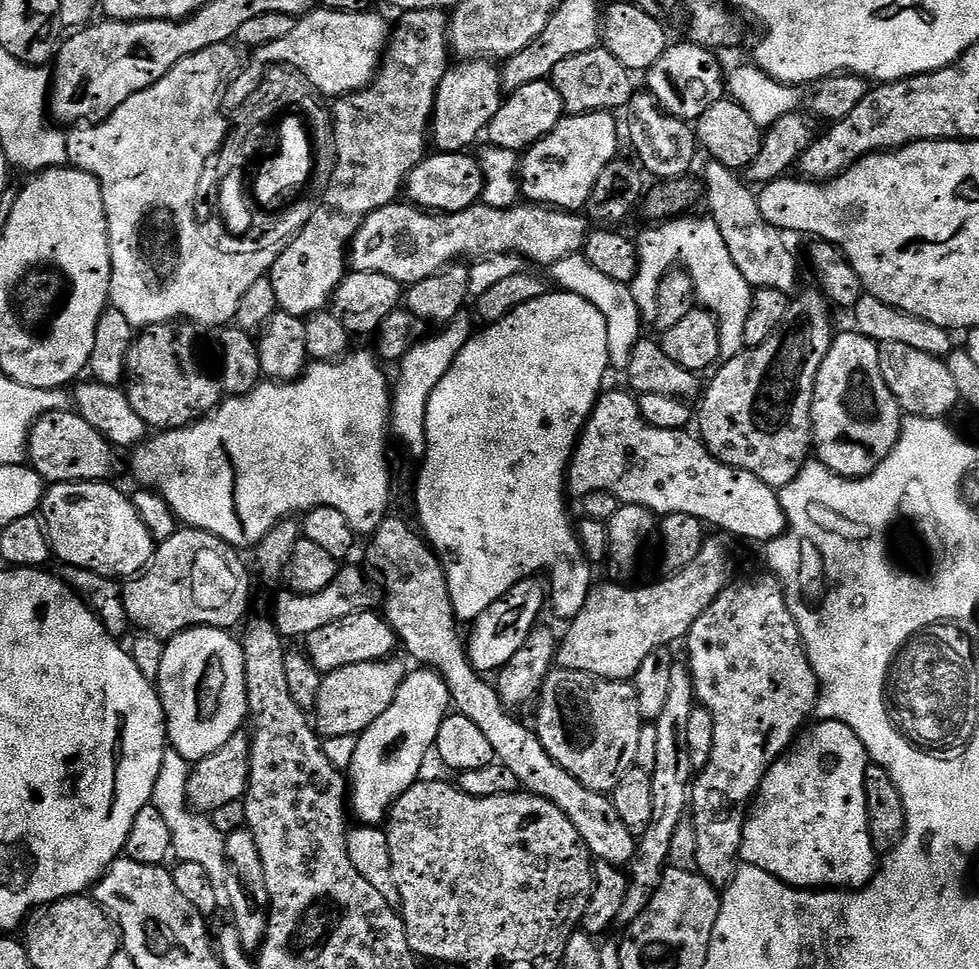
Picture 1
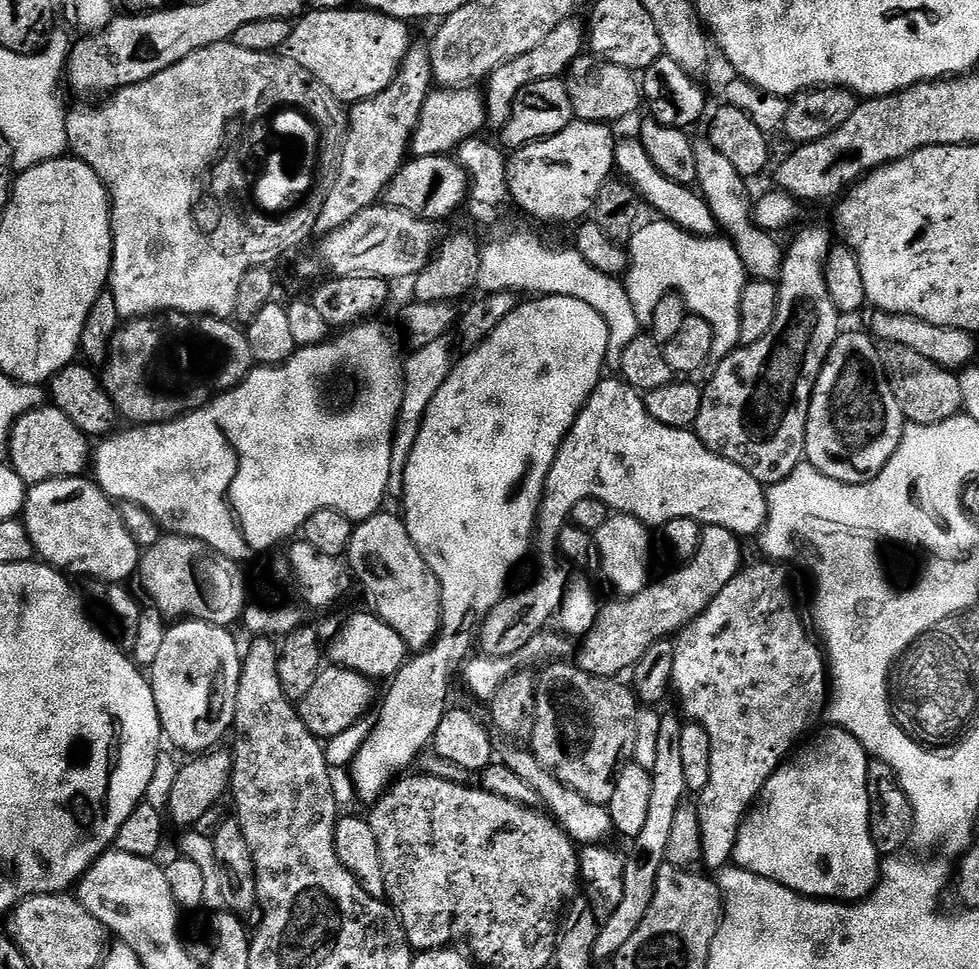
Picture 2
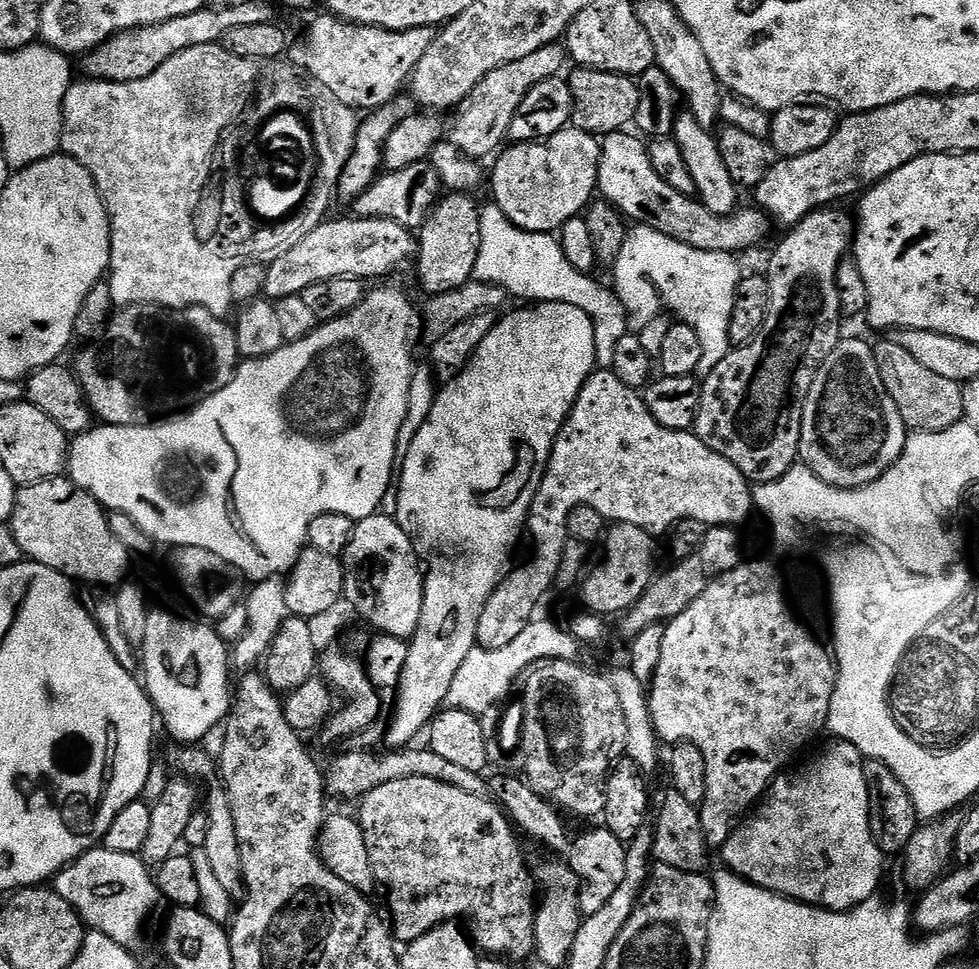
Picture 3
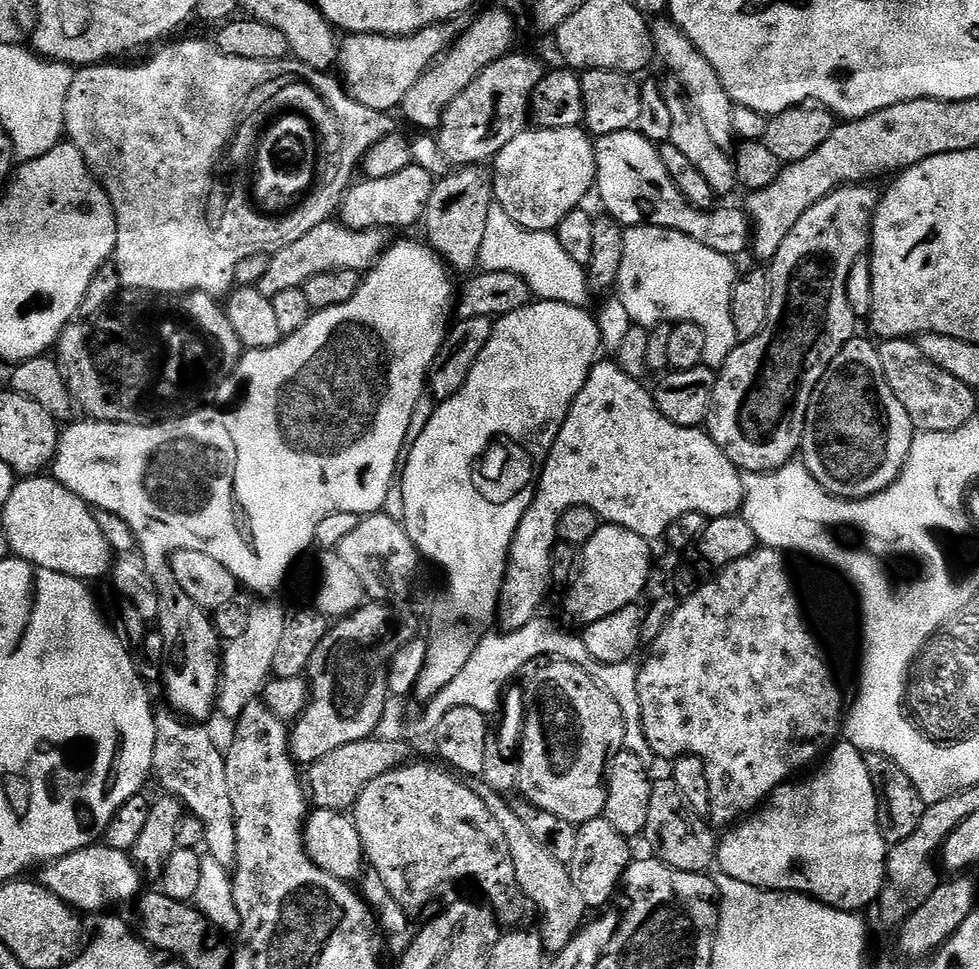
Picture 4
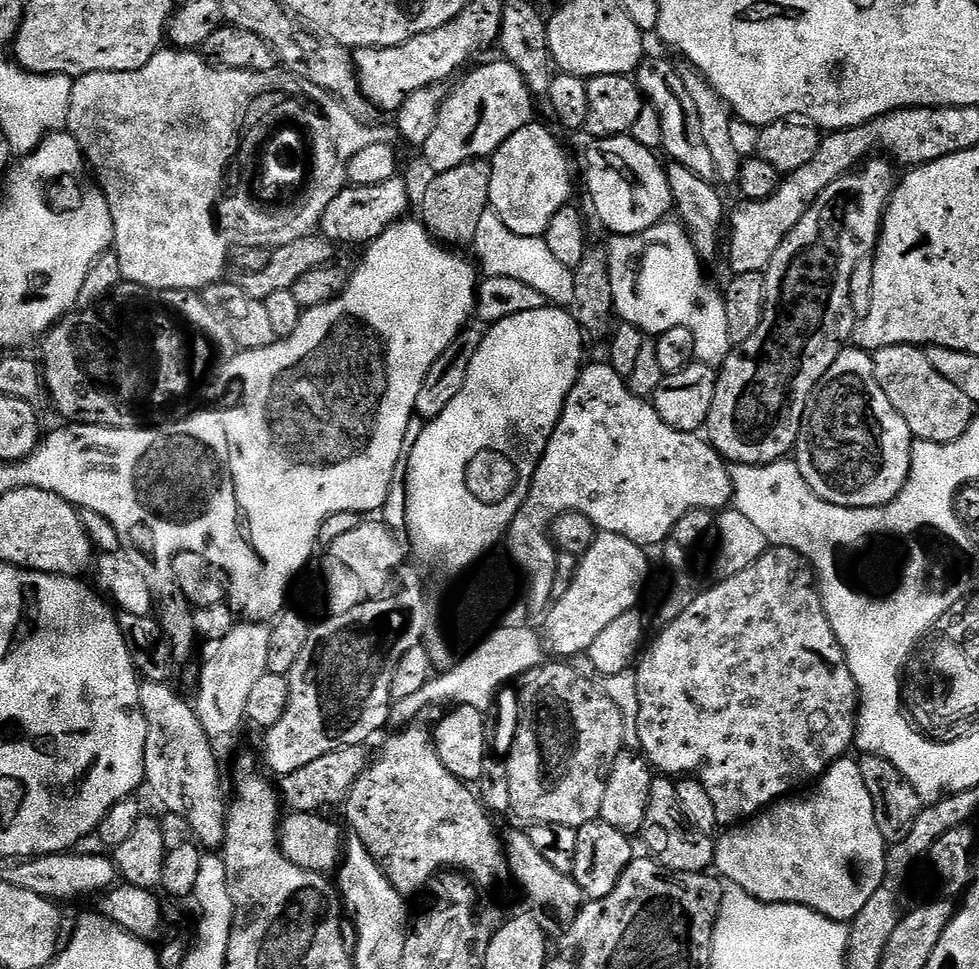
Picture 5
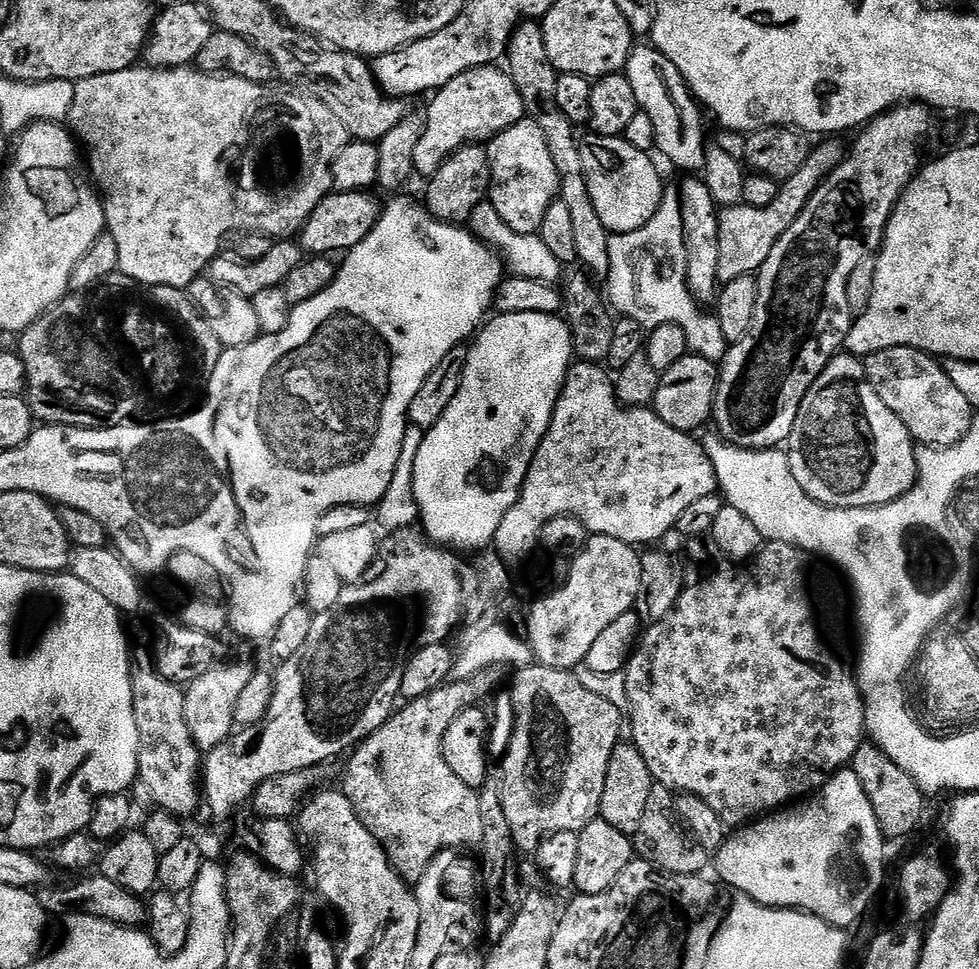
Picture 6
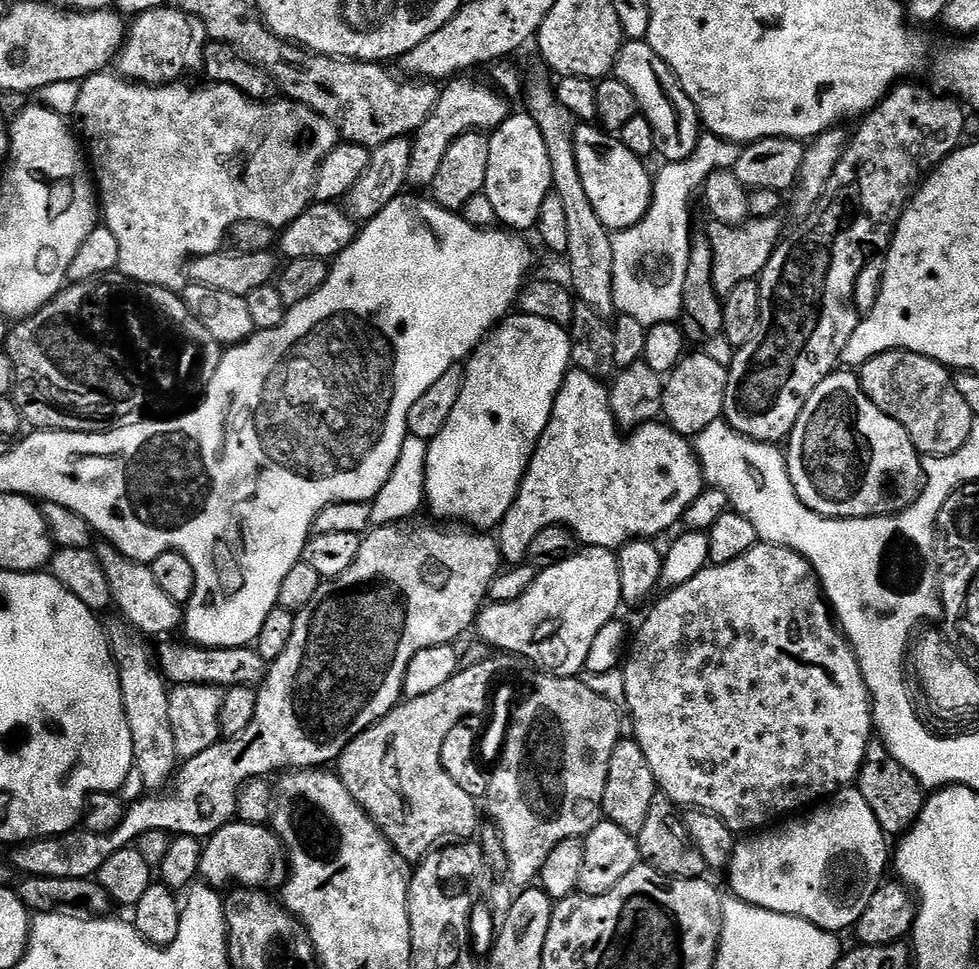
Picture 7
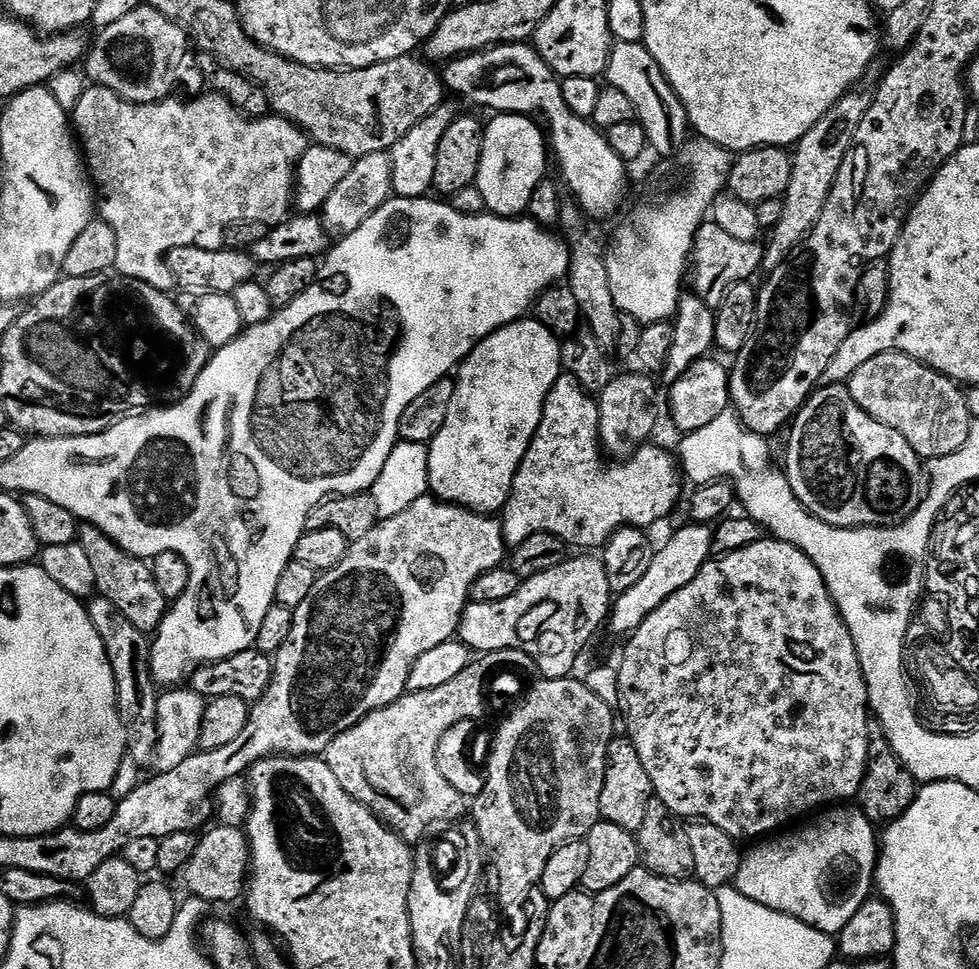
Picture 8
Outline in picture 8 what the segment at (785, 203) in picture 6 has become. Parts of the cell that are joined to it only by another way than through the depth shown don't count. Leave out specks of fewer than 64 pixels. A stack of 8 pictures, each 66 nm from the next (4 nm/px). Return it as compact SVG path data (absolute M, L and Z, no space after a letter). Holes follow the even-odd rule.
M710 222L701 224L696 231L690 257L690 284L696 287L693 288L695 295L701 296L707 304L719 306L734 285L743 280L752 280L764 263L764 248L758 245L756 240L742 242L733 238L726 234L726 230L722 230L722 226L714 226Z

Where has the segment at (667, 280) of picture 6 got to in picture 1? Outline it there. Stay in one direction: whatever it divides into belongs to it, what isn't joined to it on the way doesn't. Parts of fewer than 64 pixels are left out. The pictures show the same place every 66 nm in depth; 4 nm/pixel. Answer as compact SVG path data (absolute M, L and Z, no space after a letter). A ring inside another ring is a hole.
M685 214L675 220L648 226L636 240L636 248L640 254L638 274L632 285L634 302L638 302L638 310L645 321L656 319L656 299L658 286L663 282L664 275L673 267L679 266L690 274L696 287L697 301L708 311L716 315L720 323L720 360L734 358L743 352L744 335L748 320L752 317L753 287L742 278L738 266L734 266L734 258L730 258L730 250L722 238L722 230L711 218Z

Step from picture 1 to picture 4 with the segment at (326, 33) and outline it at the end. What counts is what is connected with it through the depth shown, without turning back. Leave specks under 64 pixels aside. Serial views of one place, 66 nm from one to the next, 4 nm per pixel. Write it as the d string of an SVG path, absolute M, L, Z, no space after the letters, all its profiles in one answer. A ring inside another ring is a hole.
M452 22L432 24L413 36L374 36L357 32L345 35L338 44L338 76L344 91L351 100L370 110L391 113L392 108L399 109L414 82L452 47L458 35L454 25Z

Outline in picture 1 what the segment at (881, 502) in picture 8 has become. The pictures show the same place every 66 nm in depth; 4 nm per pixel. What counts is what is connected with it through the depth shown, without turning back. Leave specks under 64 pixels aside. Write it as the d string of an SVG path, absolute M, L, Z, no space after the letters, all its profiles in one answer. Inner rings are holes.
M849 330L835 337L818 370L812 399L814 456L839 476L869 476L894 450L900 437L902 413L878 363L879 344Z

